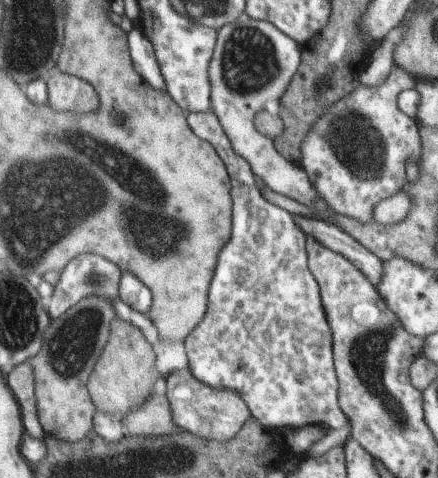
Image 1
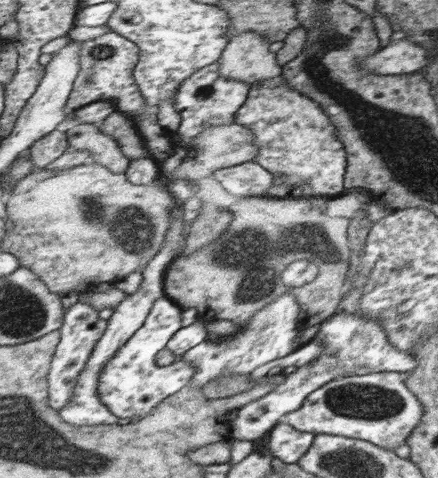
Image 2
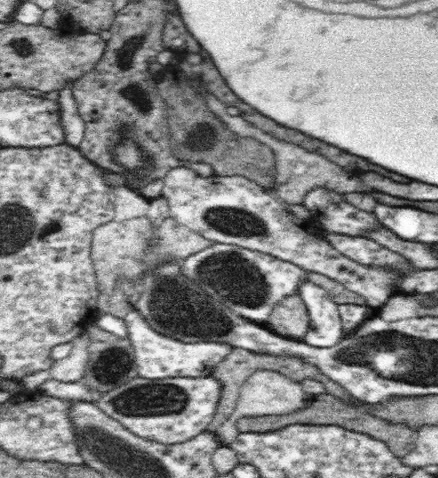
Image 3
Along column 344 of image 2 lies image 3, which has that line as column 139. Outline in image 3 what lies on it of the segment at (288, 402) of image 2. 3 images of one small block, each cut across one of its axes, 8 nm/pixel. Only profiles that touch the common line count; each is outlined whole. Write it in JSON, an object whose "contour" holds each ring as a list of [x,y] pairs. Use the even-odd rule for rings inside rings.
{"contour":[[[134,310],[128,312],[126,318],[126,328],[128,328],[128,340],[134,346],[136,354],[136,366],[138,366],[138,376],[146,380],[166,380],[166,378],[202,378],[202,376],[212,376],[214,368],[232,352],[230,344],[222,342],[182,342],[170,336],[164,336],[156,332],[144,316]]]}

